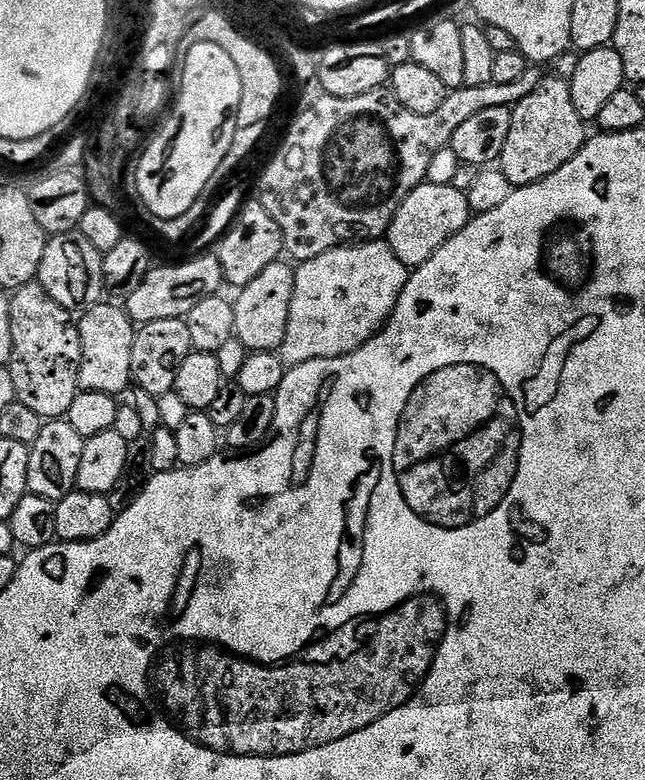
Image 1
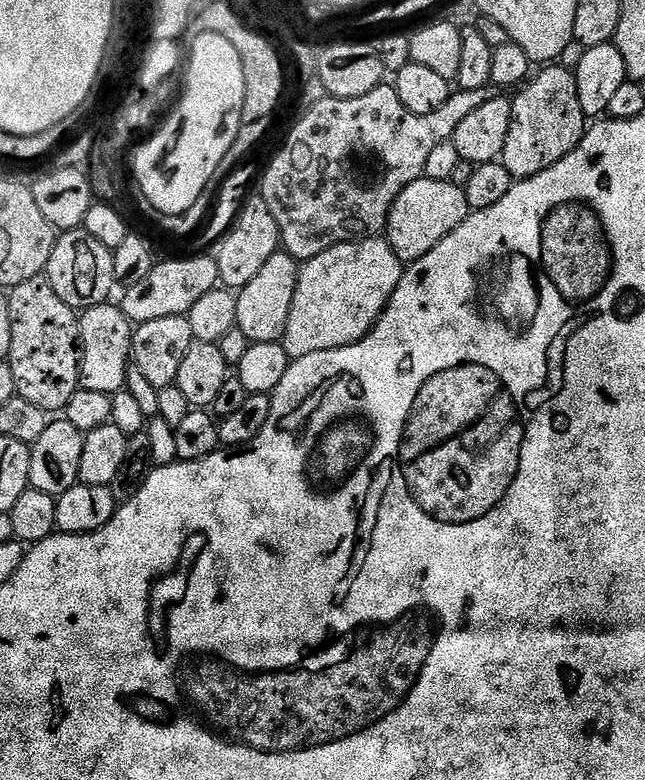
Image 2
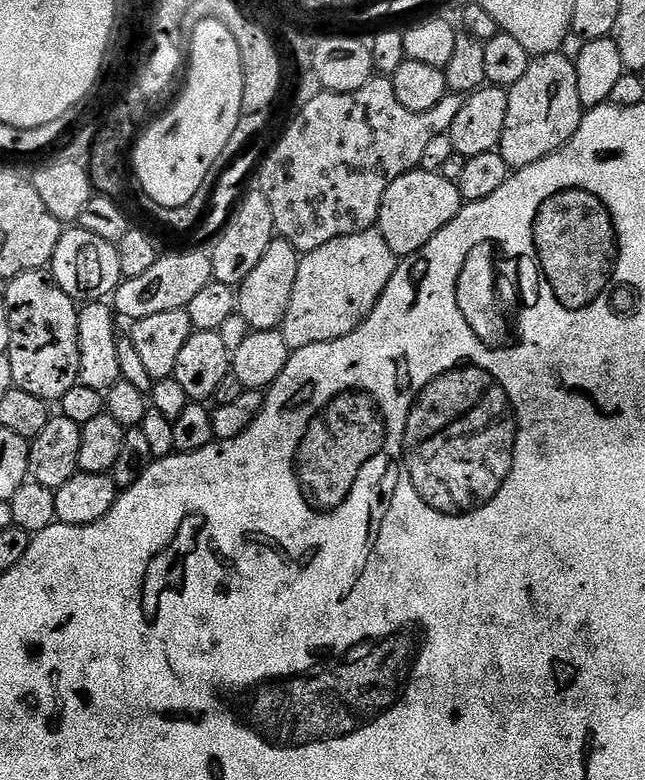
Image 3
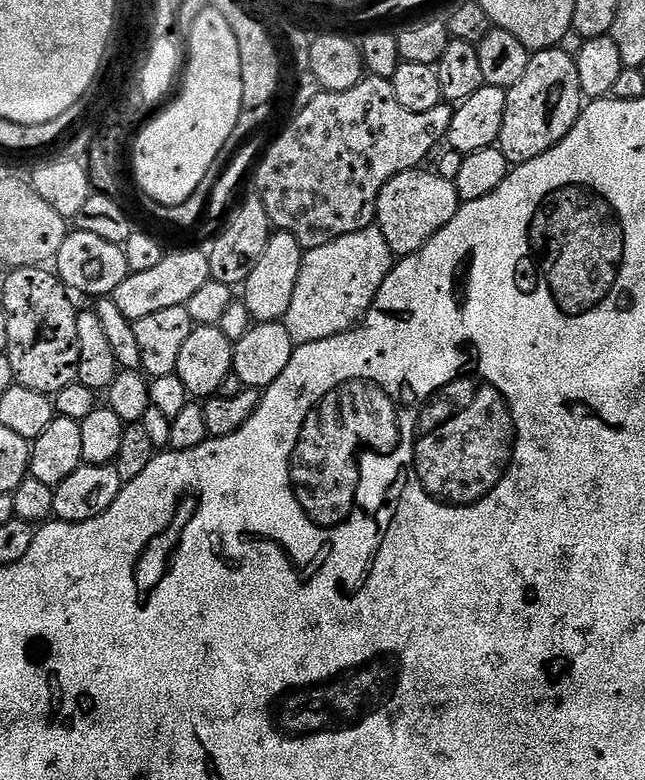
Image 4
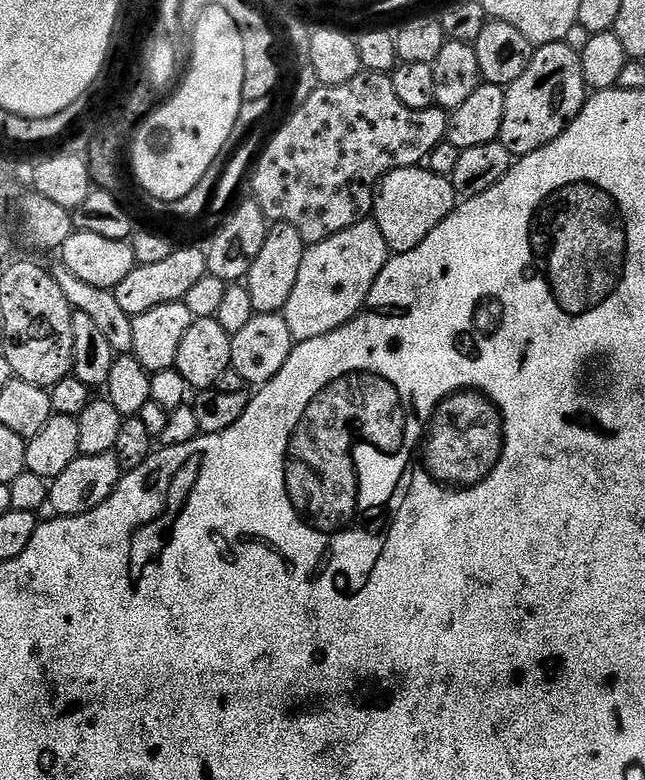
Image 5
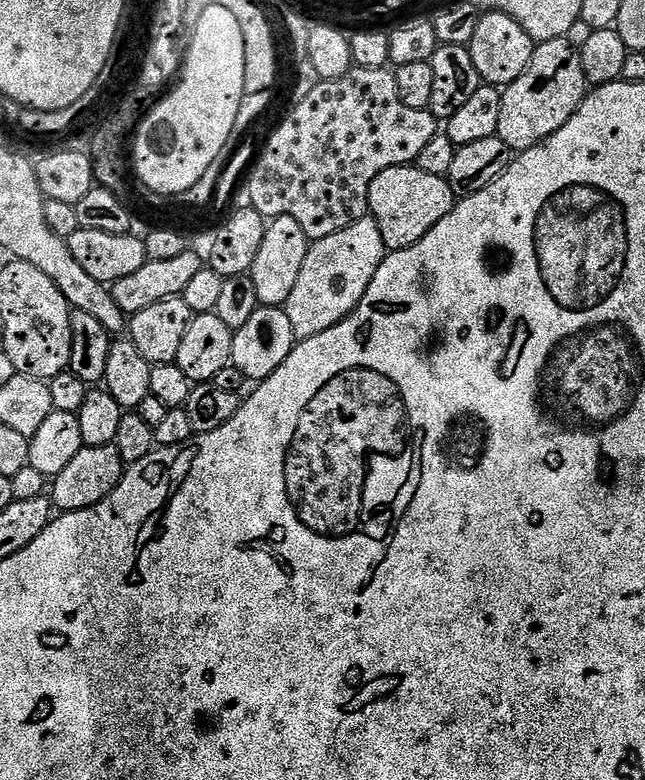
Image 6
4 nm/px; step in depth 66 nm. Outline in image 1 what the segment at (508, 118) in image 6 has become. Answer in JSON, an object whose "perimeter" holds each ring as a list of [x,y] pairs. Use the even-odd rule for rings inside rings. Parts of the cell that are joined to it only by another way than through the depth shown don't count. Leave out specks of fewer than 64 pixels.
{"perimeter":[[[555,74],[549,75],[522,102],[512,108],[510,135],[506,137],[506,146],[498,167],[506,178],[510,178],[513,188],[537,184],[554,170],[562,170],[578,150],[582,150],[586,139],[586,121],[574,110],[572,85],[569,81],[560,80]]]}

